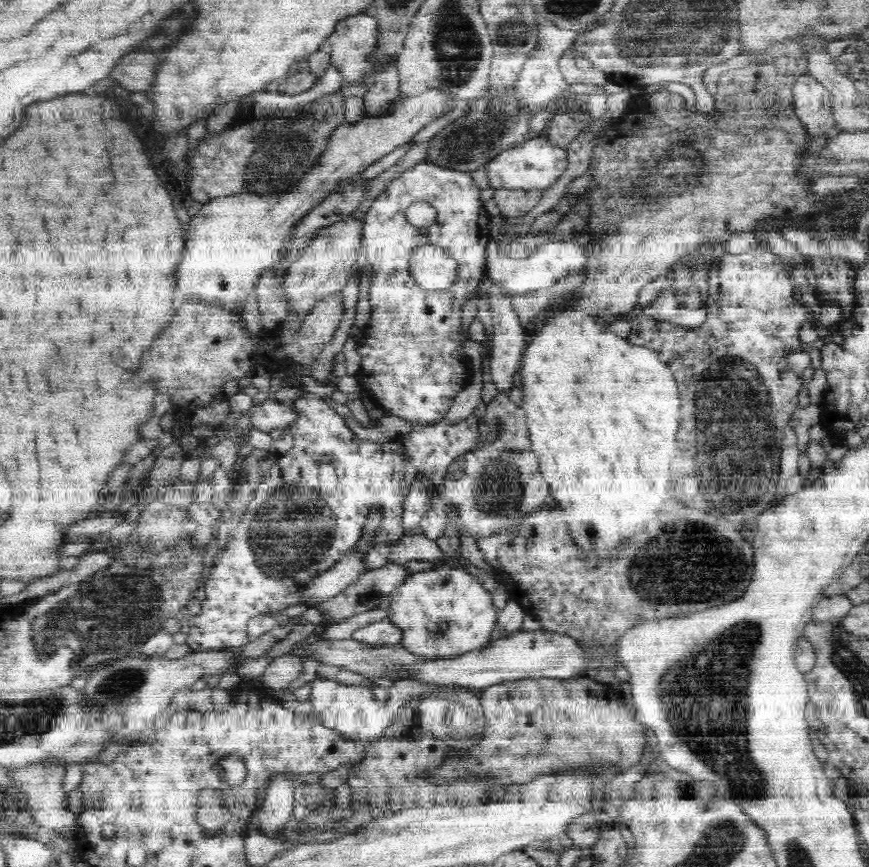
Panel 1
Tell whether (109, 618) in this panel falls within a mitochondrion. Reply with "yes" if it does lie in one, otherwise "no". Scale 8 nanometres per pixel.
yes

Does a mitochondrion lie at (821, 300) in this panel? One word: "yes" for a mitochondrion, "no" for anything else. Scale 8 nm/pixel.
no

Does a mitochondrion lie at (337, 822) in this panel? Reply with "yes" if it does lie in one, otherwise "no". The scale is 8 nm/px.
yes

